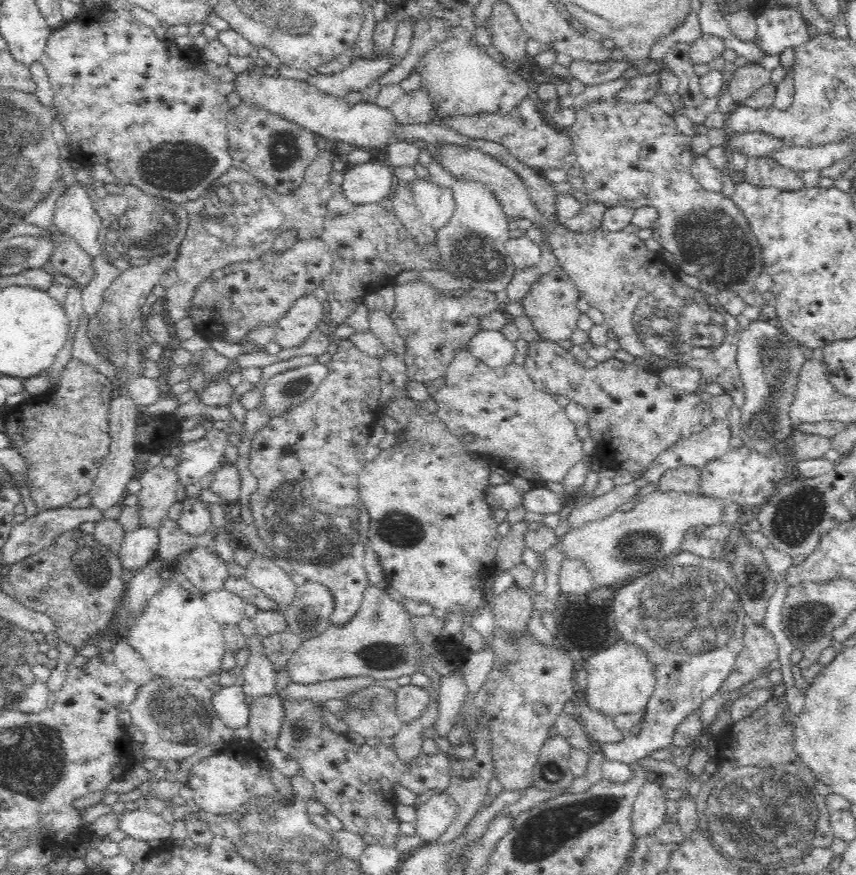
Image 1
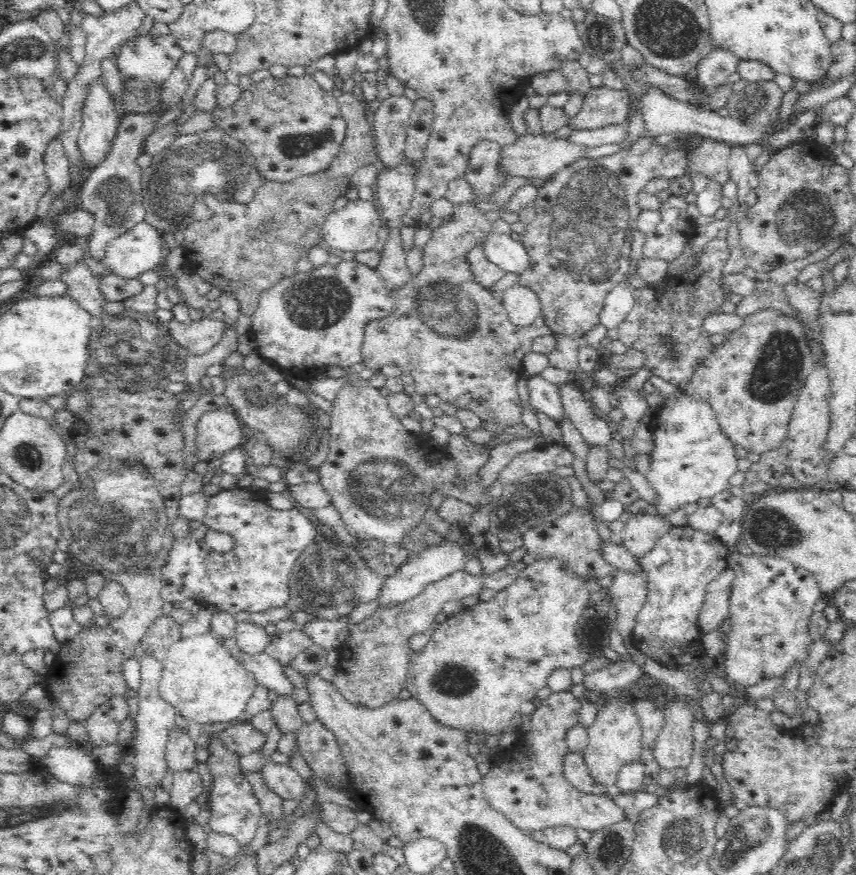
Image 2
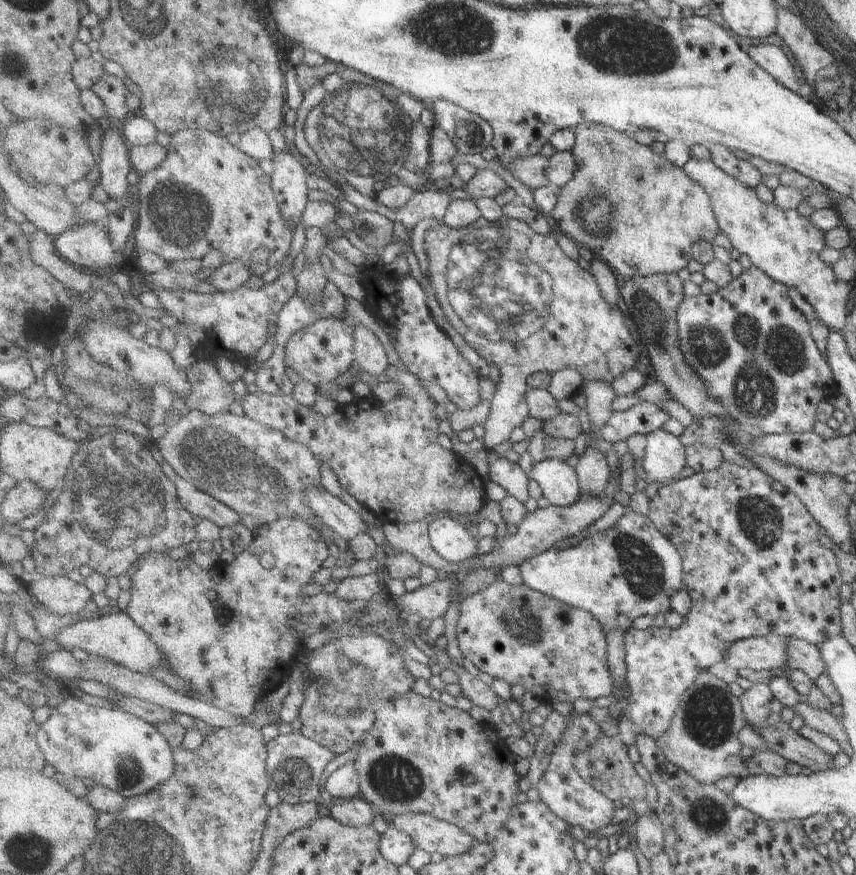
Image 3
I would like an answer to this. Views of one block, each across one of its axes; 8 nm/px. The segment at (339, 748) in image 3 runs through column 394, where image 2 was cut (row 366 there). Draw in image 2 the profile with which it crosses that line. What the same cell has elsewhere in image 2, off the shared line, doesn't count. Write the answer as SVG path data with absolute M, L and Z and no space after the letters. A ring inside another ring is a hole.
M715 237L702 248L702 256L692 270L679 270L668 274L663 280L654 280L652 284L640 283L644 288L634 289L634 305L626 315L624 322L618 326L619 339L627 348L633 348L642 353L642 366L648 368L651 374L671 382L678 392L686 392L690 386L696 369L713 353L713 347L708 342L711 335L704 328L704 320L711 314L720 314L720 308L726 302L736 299L731 293L726 294L722 287L722 269L729 258L727 240Z

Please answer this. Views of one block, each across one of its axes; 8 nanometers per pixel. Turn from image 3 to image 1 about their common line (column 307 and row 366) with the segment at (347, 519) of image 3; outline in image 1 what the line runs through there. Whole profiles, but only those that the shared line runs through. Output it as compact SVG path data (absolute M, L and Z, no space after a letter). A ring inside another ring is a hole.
M480 329L467 340L466 345L484 364L497 367L513 361L516 349L512 343L499 330Z

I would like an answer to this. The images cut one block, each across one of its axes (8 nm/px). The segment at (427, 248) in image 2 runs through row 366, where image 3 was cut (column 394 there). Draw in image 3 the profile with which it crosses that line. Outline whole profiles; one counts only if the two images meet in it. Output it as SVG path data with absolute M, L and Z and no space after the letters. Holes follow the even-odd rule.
M391 366L386 372L391 383L403 386L399 399L382 402L357 400L354 405L341 406L332 416L324 416L318 409L302 404L292 395L275 395L258 391L249 392L239 401L249 417L270 428L278 429L287 437L311 448L319 461L328 462L336 472L342 486L369 511L372 511L381 524L417 523L425 521L436 512L453 512L468 515L483 510L486 504L486 482L478 474L472 463L456 453L447 450L438 442L440 419L436 416L437 401L414 374Z

